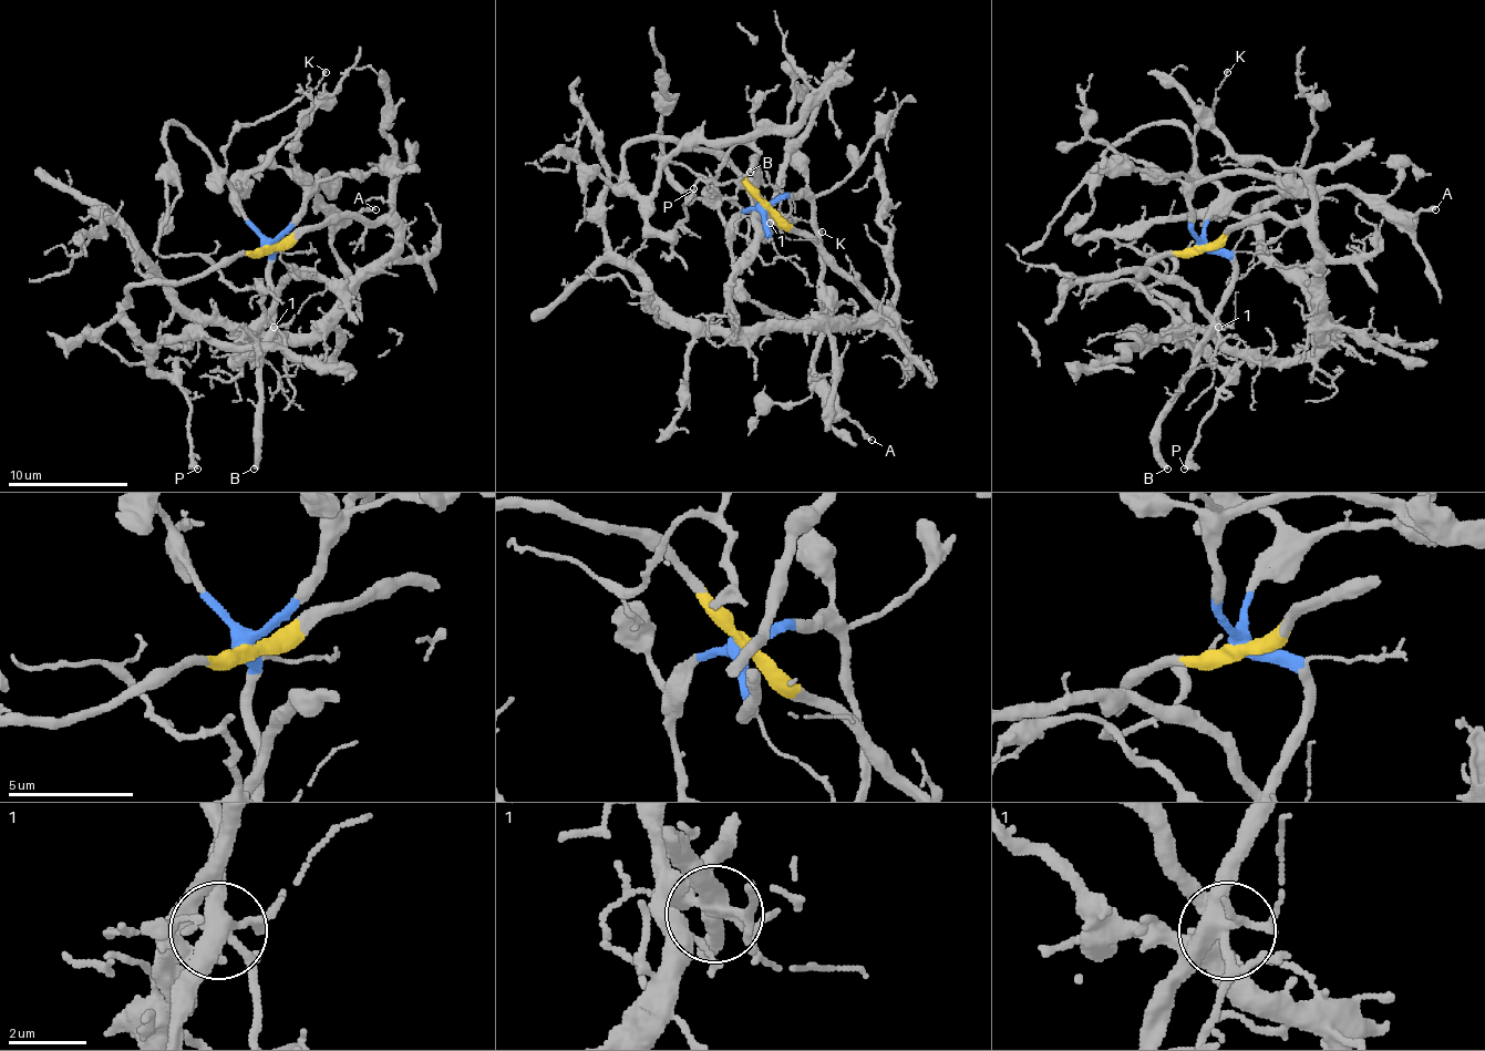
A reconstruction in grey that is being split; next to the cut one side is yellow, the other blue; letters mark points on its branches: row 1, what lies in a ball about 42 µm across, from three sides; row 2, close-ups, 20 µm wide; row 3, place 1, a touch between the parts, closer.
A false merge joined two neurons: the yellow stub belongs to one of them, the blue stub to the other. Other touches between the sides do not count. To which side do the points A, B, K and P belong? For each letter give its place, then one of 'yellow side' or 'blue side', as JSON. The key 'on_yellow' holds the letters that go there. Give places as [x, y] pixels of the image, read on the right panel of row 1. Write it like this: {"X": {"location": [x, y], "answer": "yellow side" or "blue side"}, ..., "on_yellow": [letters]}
{"A": {"location": [1435, 209], "answer": "blue side"}, "B": {"location": [1167, 469], "answer": "blue side"}, "K": {"location": [1227, 72], "answer": "blue side"}, "P": {"location": [1184, 469], "answer": "yellow side"}, "on_yellow": ["P"]}

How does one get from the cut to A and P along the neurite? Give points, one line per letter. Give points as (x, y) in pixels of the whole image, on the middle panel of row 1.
A: (764, 206), (797, 194), (812, 206), (827, 326), (815, 359), (815, 383), (872, 441)
P: (764, 206), (707, 152), (673, 140), (635, 140), (626, 148), (619, 187), (664, 233), (686, 217), (694, 187)

